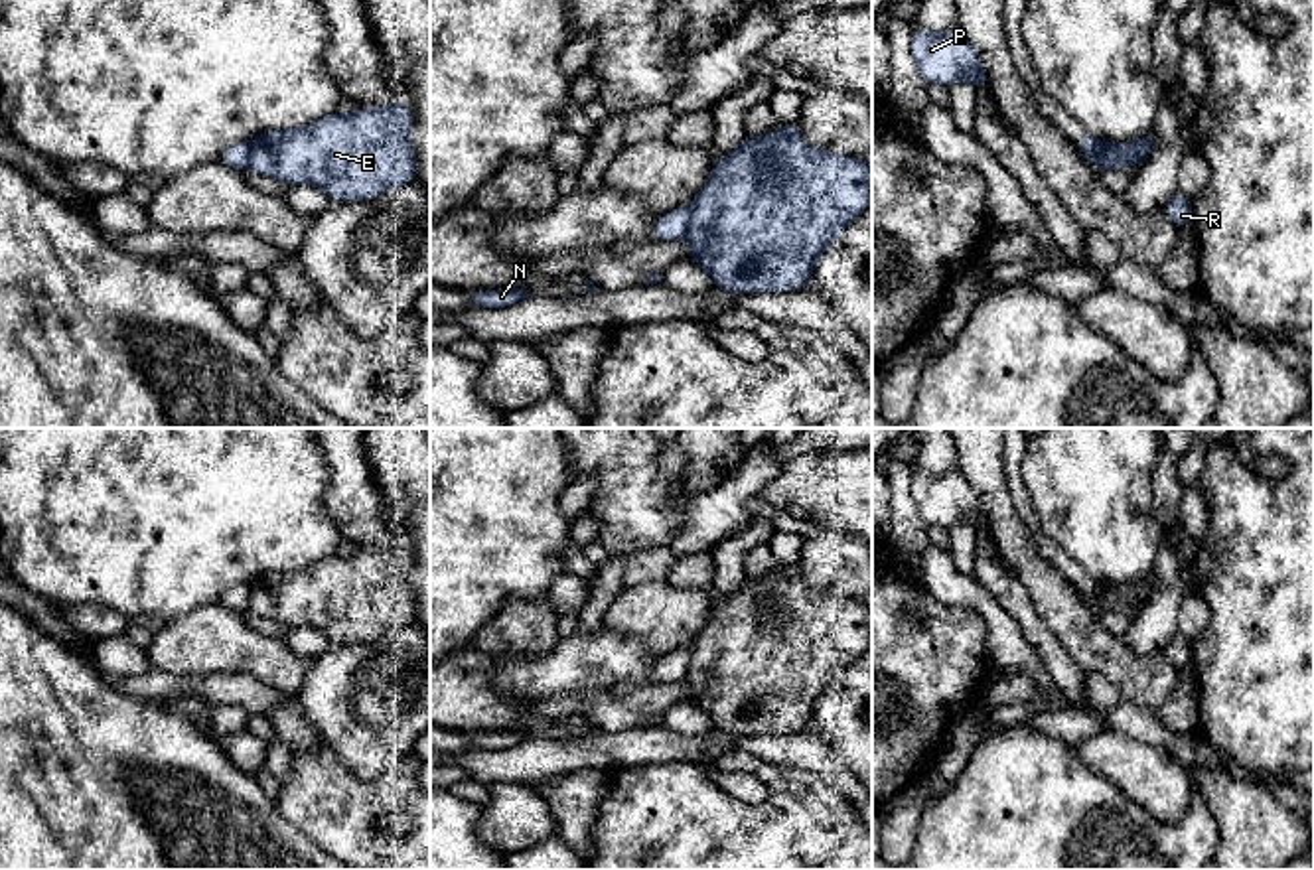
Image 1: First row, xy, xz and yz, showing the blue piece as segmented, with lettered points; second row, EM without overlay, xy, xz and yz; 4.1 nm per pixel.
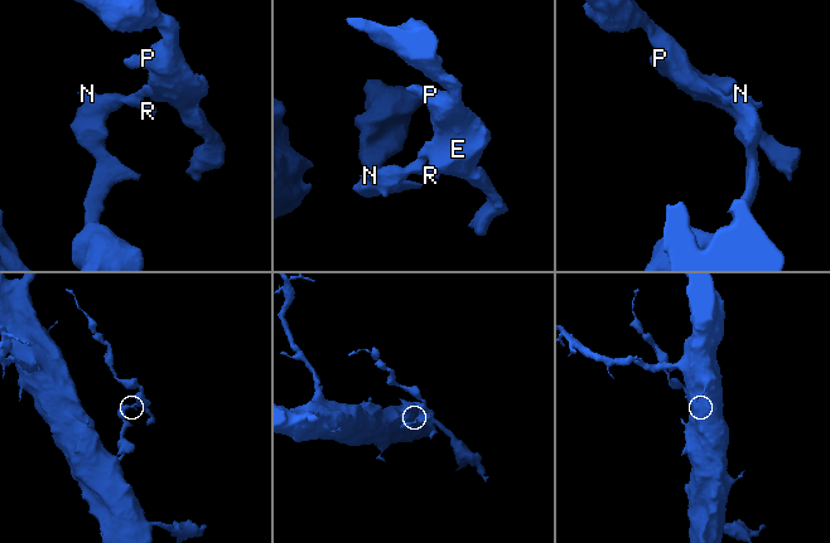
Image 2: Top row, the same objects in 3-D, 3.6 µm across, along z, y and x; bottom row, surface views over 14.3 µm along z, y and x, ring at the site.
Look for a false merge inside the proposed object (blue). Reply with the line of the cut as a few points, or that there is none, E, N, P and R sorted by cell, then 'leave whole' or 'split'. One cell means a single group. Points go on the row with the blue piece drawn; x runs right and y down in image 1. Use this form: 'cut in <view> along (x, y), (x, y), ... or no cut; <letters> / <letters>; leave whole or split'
cut in xz along (689, 206), (689, 227), (683, 235); E P / N R; split

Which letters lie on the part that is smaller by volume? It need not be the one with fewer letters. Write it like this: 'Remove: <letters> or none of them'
Remove: E, P

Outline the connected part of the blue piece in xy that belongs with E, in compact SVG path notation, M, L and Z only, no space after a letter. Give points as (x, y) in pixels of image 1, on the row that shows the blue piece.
M402 101L351 114L329 112L308 126L253 138L247 170L288 187L322 187L331 201L373 199L416 181L412 124Z

